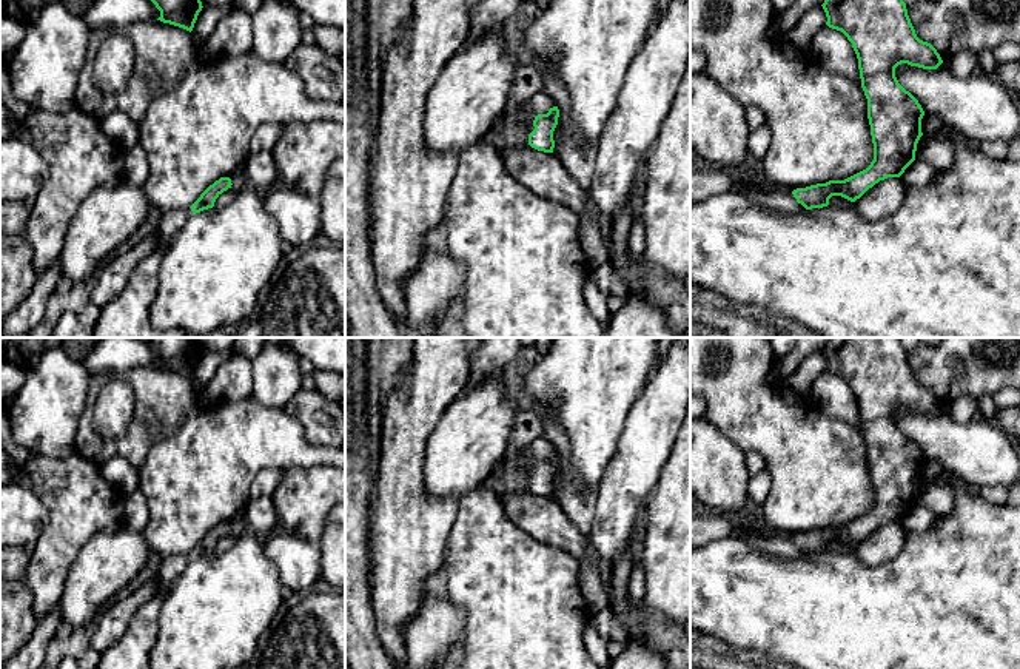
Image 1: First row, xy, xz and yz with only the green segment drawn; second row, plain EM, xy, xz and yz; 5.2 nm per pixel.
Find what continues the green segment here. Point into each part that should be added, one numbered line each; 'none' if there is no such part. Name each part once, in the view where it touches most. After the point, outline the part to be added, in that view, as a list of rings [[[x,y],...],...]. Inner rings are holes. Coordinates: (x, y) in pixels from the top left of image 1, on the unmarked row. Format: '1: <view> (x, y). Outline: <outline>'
1: xz (541, 447). Outline: [[[539,436],[539,438],[533,439],[527,445],[527,450],[533,456],[535,461],[547,459],[550,453],[556,452],[553,444],[545,436]]]

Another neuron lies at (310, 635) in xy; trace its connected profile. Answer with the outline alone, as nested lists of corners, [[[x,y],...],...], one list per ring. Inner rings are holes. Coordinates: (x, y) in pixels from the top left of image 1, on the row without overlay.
[[[345,590],[311,592],[291,609],[284,609],[257,657],[240,669],[345,669]]]

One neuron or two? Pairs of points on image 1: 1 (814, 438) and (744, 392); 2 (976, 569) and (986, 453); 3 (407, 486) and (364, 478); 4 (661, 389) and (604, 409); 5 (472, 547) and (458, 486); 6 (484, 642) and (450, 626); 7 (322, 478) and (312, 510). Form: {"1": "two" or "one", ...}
{"1": "one", "2": "two", "3": "two", "4": "two", "5": "two", "6": "two", "7": "one"}

